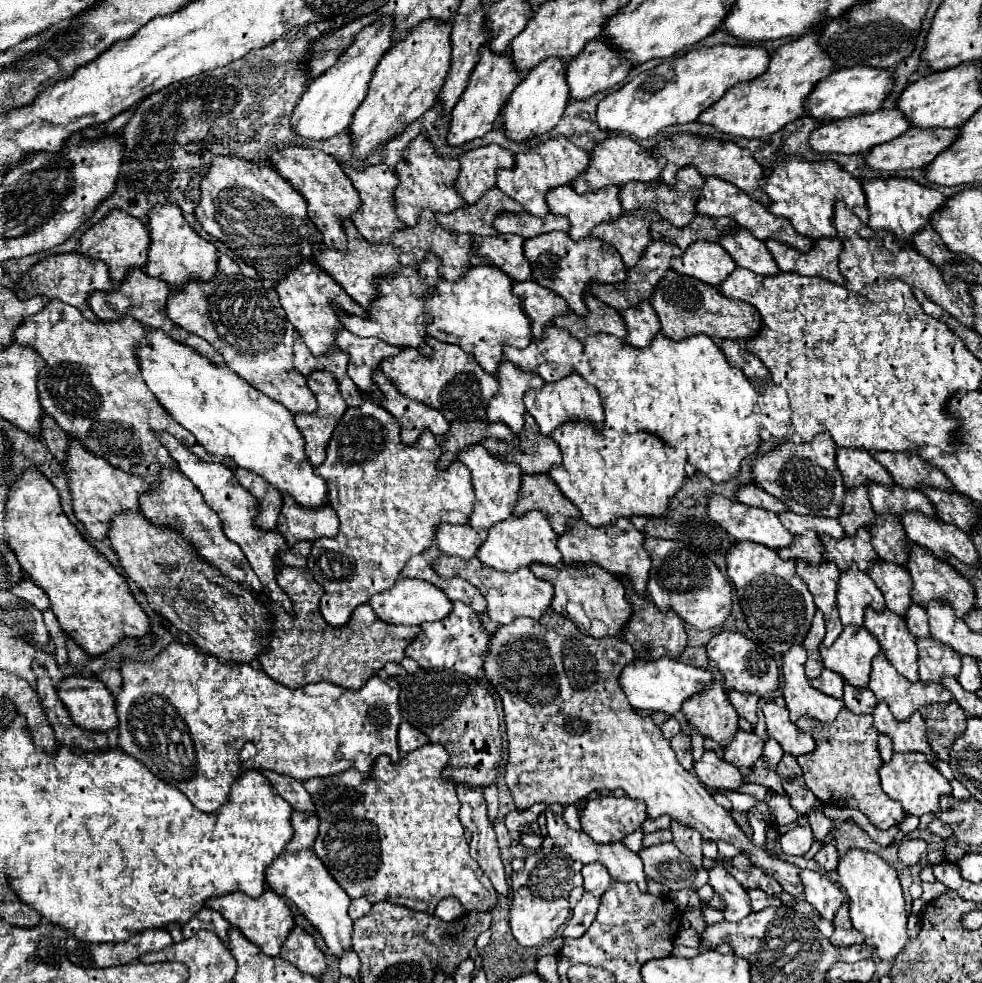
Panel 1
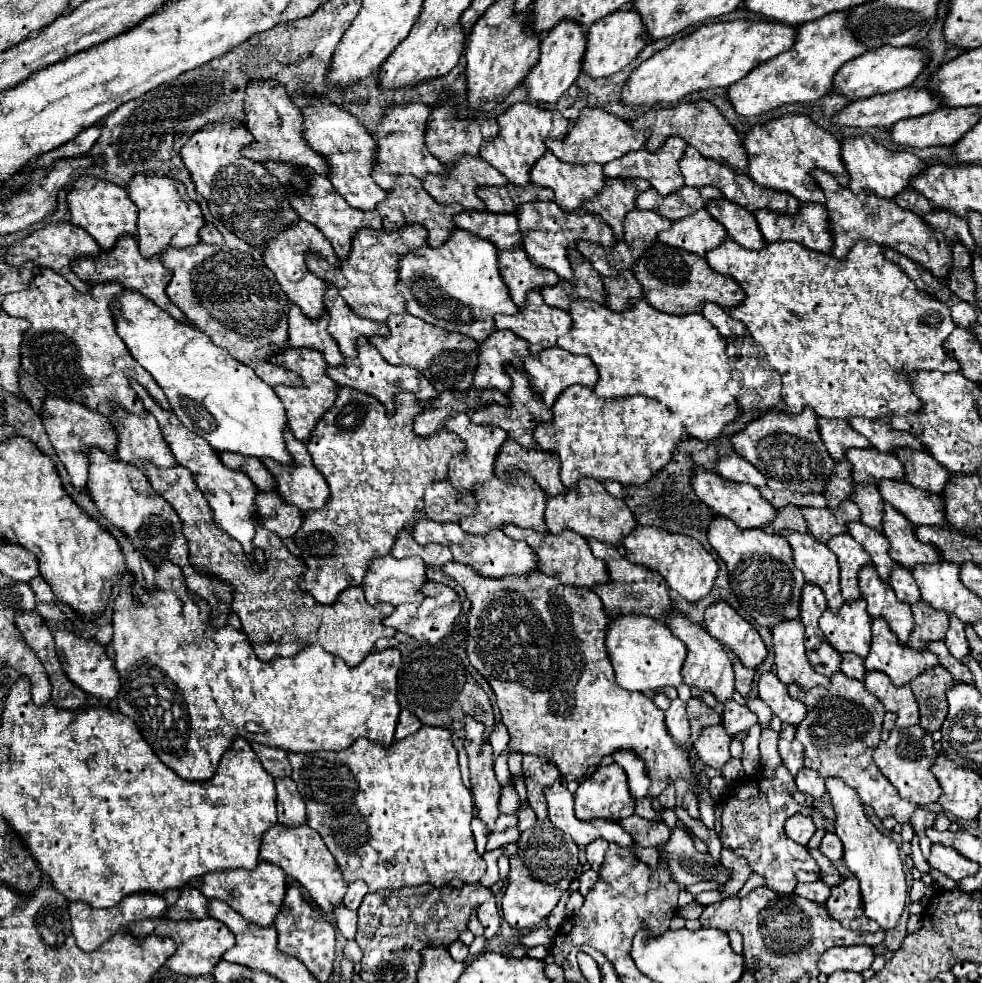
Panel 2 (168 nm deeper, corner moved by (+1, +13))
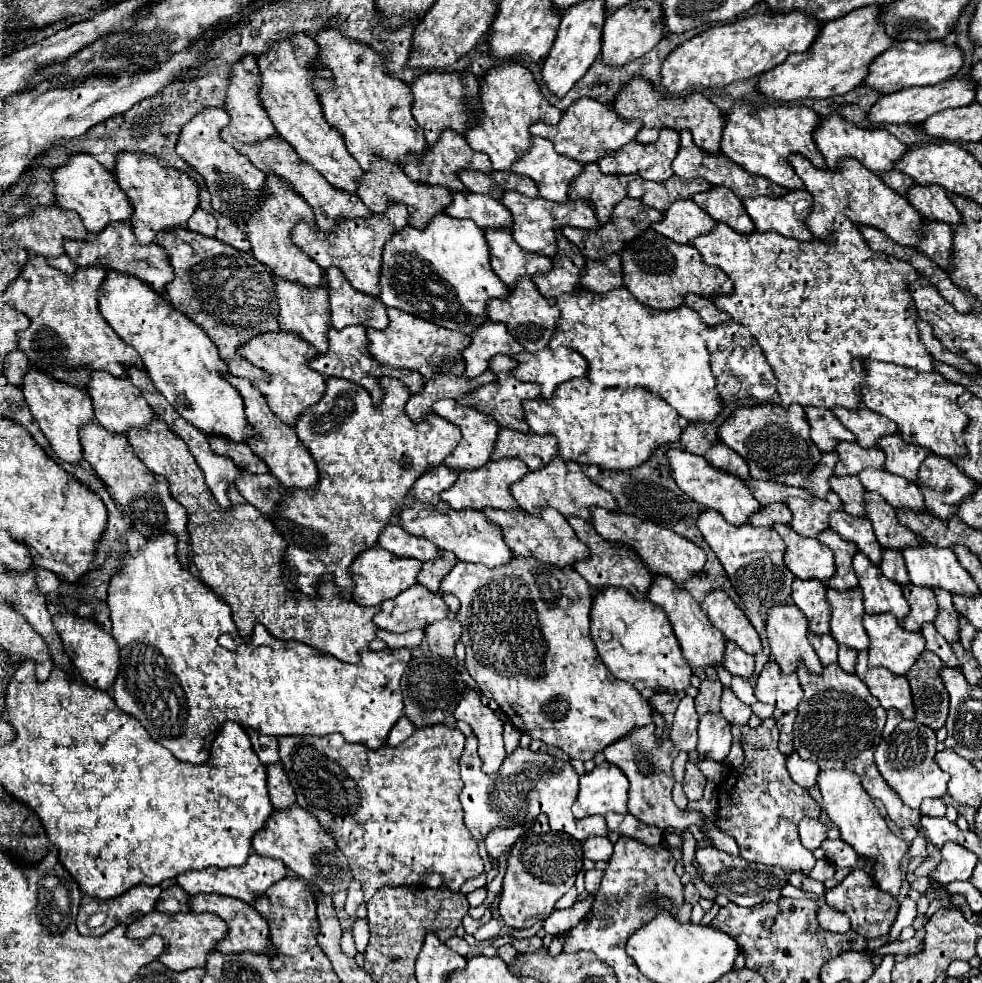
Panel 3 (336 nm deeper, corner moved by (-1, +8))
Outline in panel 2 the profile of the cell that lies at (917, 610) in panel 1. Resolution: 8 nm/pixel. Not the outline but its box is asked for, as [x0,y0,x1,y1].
[889,565,921,605]

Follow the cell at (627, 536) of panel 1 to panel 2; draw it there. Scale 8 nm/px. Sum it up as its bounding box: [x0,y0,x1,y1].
[545,481,637,547]

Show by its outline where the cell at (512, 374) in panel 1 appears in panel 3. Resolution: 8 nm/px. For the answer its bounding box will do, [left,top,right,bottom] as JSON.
[461,320,523,378]

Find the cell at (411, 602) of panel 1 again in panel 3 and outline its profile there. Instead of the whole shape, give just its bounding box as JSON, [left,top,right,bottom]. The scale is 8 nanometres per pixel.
[349,546,421,606]

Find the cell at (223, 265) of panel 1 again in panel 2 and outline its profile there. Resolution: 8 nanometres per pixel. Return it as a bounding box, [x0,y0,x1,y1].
[199,223,223,245]

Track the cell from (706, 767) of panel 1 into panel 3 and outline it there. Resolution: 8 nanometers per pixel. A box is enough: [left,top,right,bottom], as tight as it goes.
[697,714,733,762]

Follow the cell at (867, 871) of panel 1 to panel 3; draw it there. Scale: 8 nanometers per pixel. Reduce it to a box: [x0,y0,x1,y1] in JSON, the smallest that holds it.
[817,770,909,898]

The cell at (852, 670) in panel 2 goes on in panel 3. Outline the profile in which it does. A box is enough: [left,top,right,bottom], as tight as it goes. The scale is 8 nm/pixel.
[839,646,857,672]

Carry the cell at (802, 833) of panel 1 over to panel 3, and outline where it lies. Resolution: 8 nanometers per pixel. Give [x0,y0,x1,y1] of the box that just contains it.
[799,818,827,850]

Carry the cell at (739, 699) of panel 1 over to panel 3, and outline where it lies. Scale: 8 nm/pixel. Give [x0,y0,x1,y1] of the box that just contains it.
[723,640,753,678]

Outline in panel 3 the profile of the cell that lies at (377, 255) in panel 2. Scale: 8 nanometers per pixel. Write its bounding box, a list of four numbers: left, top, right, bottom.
[291,202,409,296]

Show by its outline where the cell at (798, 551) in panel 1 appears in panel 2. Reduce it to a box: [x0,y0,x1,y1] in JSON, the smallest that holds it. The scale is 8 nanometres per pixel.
[765,507,807,535]

